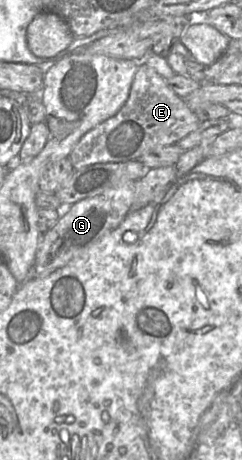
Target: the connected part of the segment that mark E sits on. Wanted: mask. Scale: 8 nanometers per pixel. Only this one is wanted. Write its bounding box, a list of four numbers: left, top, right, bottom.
[69,61,201,171]

